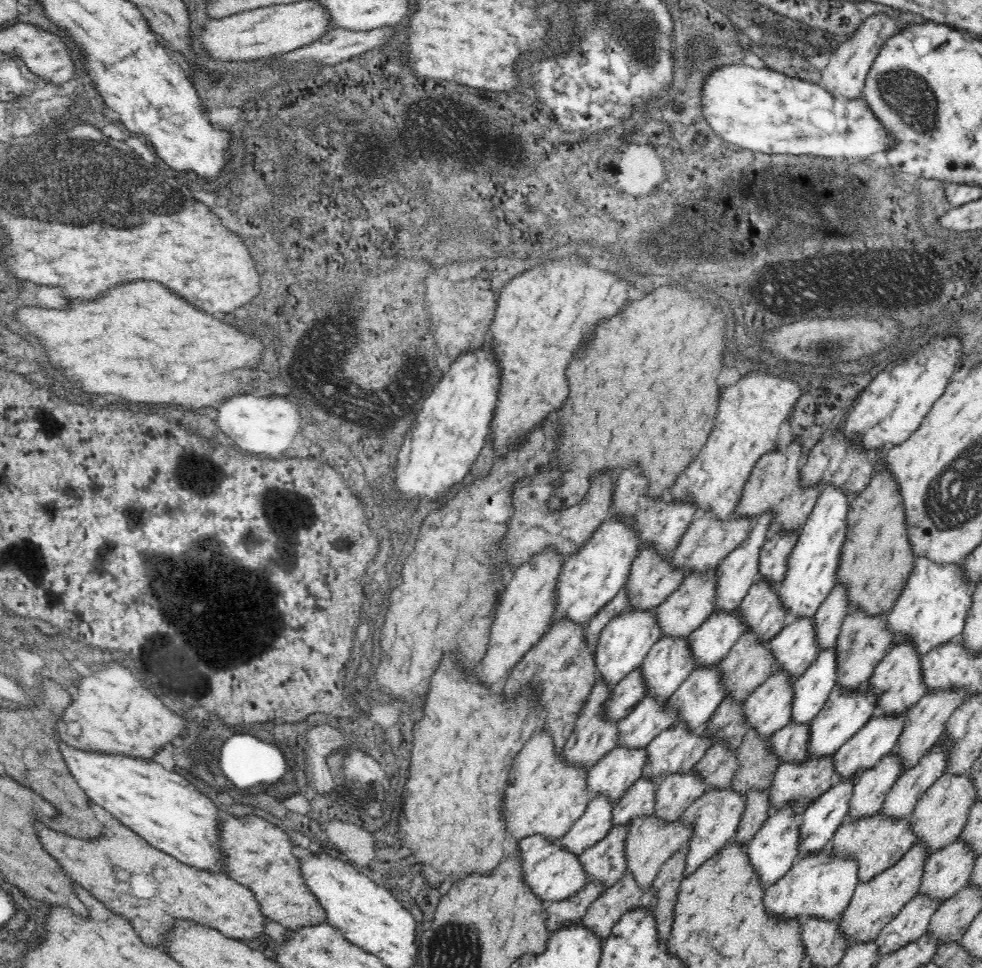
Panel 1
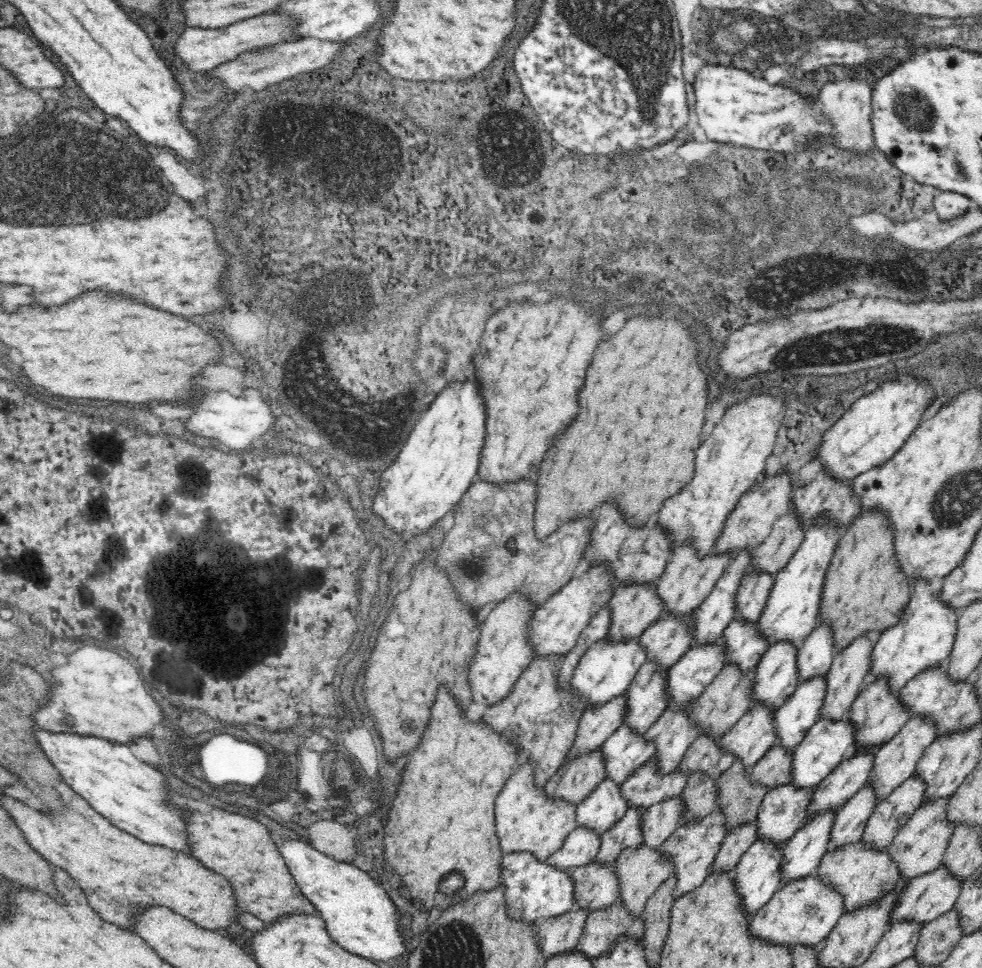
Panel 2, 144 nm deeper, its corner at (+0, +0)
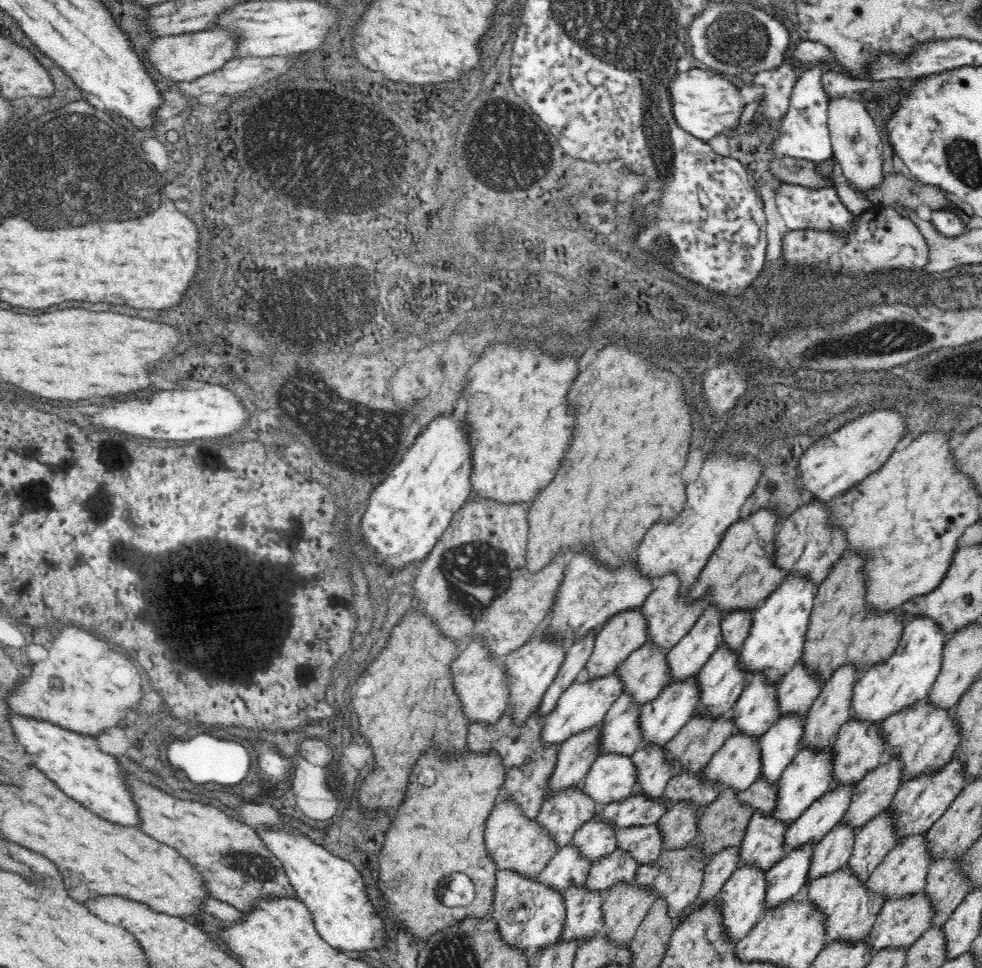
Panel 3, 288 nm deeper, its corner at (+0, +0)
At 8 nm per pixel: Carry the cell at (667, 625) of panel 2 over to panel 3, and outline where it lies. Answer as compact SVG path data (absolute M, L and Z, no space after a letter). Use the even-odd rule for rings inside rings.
M644 642L638 646L626 662L620 666L620 678L624 680L624 692L632 692L636 704L654 700L660 690L672 682L672 670L668 664L670 650L658 642Z

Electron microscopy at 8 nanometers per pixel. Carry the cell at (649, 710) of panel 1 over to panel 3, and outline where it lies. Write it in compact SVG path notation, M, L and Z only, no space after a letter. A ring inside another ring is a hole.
M602 752L582 782L586 792L596 800L598 808L634 794L636 784L638 766L628 754L618 752Z

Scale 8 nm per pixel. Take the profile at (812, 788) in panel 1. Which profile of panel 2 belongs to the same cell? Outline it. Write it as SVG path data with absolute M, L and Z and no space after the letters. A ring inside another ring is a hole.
M794 782L778 784L768 790L758 810L758 836L784 846L808 818L808 808L818 790L816 786L796 786Z

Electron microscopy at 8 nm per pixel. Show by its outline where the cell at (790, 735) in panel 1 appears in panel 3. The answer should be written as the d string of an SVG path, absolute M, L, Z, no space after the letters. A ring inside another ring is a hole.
M762 772L754 778L754 782L746 790L738 792L740 800L746 800L748 804L752 804L754 812L760 810L766 814L778 806L778 794L780 794L780 784L770 782Z

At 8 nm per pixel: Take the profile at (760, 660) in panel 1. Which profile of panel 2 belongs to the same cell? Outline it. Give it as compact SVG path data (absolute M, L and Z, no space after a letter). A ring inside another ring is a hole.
M724 664L724 670L704 688L696 706L692 708L692 718L700 722L702 732L712 734L714 738L724 738L732 730L732 726L748 712L754 702L754 684L756 684L756 668L750 672L742 672L736 664Z

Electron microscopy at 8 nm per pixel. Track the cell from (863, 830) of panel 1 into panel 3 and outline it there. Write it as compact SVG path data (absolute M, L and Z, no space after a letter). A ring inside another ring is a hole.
M846 864L834 872L826 872L808 882L808 900L814 900L828 914L828 936L830 940L860 940L868 936L888 900L888 894L880 894L880 890L872 890L870 880L856 874L856 870Z

